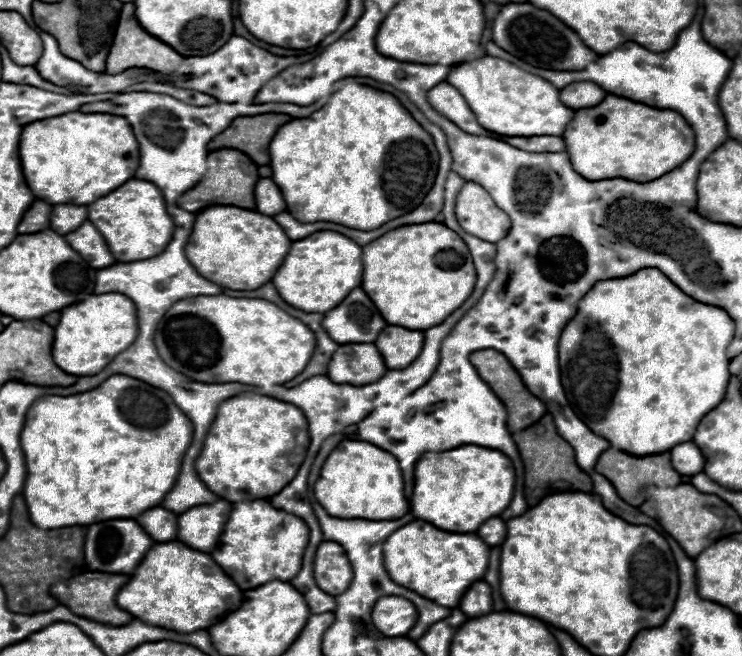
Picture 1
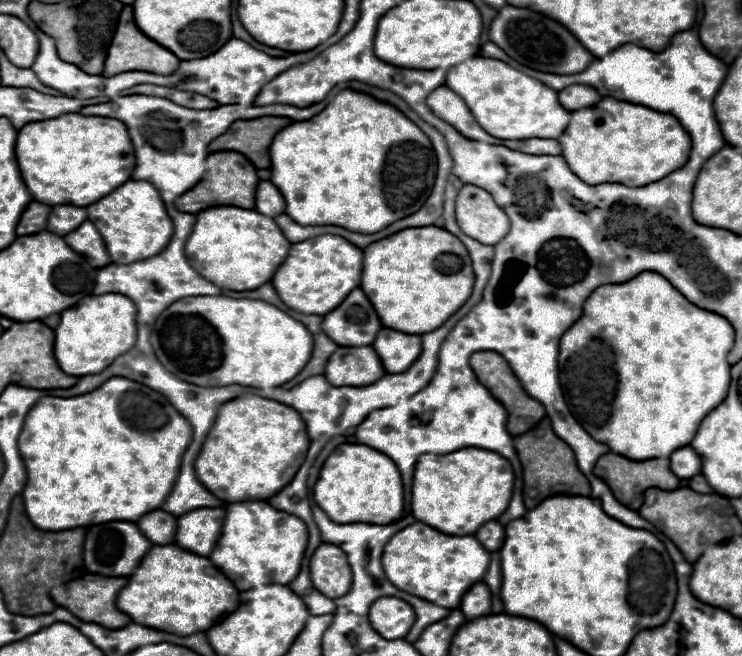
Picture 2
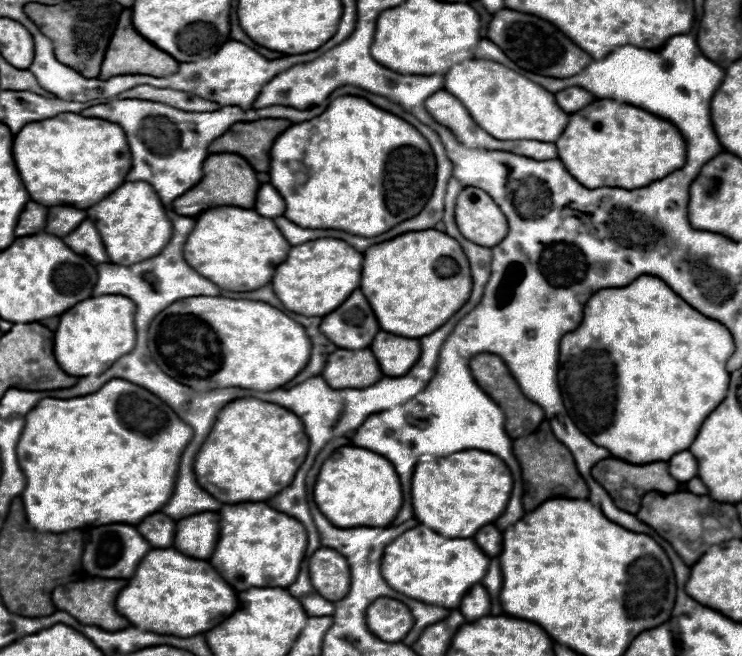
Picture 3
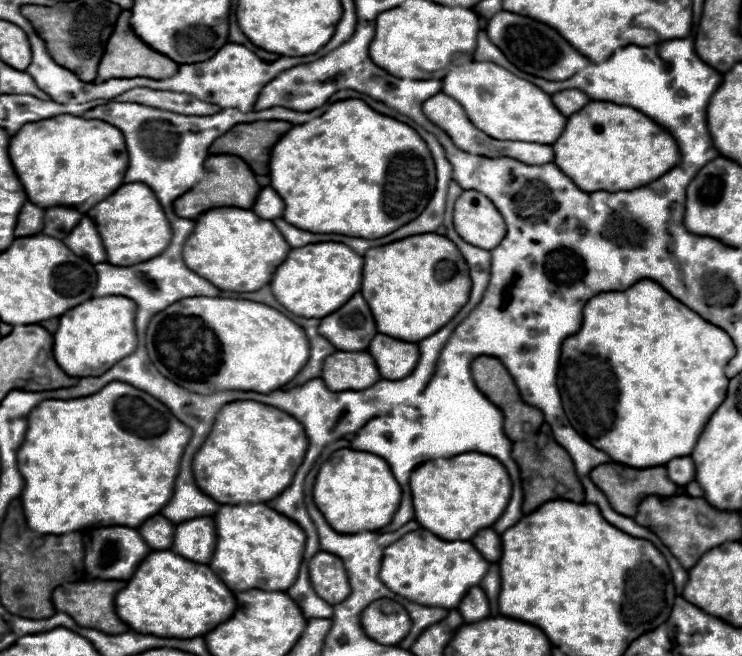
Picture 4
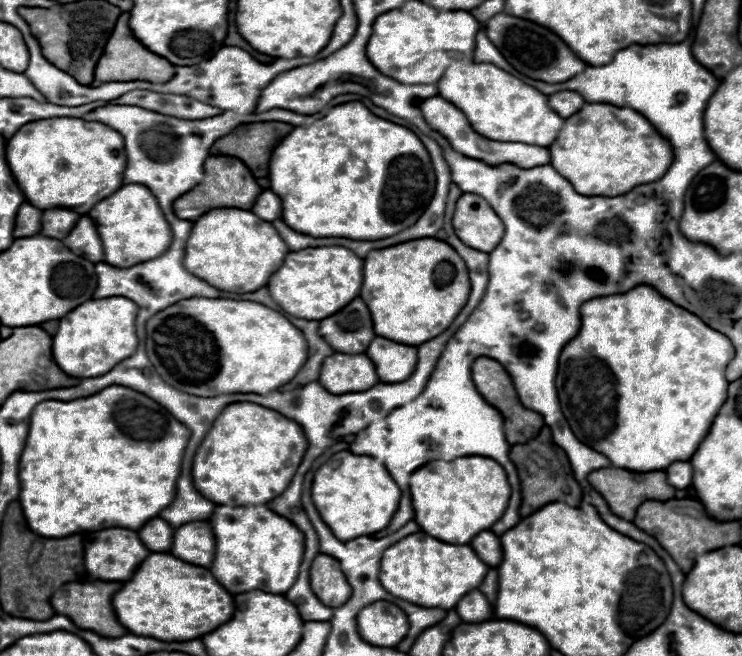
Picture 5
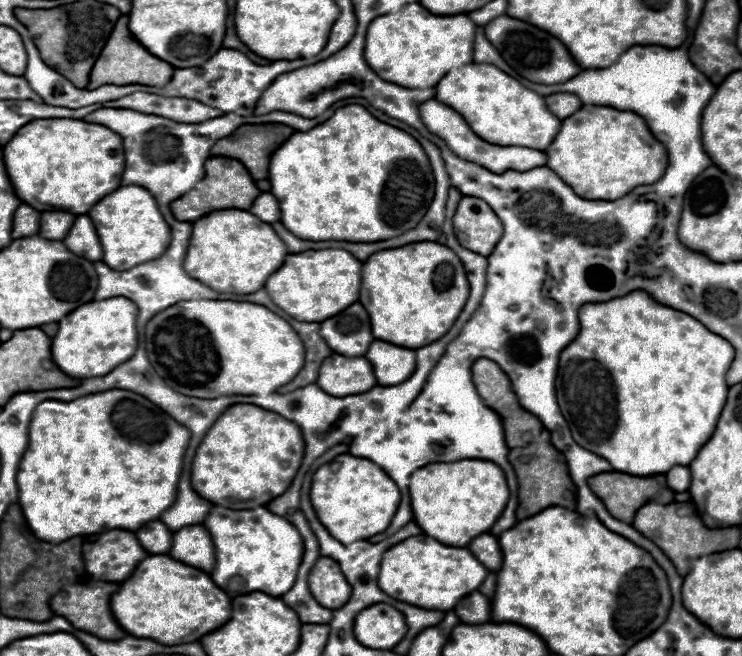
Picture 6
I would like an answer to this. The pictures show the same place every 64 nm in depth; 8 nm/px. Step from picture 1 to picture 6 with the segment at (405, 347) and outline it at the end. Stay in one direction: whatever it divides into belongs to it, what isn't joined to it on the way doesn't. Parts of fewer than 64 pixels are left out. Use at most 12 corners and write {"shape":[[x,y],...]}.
{"shape":[[374,340],[364,354],[380,386],[408,380],[416,350]]}

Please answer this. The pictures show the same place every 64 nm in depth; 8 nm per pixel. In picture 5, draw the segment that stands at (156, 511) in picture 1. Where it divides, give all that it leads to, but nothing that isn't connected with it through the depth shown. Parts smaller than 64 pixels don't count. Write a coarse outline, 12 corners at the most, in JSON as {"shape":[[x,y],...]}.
{"shape":[[152,518],[138,530],[150,552],[170,552],[174,530]]}

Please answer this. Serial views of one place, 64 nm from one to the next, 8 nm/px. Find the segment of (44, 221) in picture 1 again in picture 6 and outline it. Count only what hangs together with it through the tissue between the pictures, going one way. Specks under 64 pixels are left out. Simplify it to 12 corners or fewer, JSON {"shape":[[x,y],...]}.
{"shape":[[16,210],[12,238],[38,234],[40,210]]}

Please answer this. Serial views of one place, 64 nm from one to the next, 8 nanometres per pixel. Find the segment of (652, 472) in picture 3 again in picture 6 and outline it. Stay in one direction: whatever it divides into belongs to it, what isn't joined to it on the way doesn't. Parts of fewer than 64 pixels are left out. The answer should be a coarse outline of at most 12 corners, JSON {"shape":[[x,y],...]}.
{"shape":[[602,472],[588,486],[614,518],[630,524],[636,510],[666,486],[644,478]]}

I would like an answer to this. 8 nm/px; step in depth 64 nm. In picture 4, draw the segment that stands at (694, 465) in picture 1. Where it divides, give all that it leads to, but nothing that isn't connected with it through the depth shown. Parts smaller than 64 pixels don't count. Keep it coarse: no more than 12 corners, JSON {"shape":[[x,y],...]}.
{"shape":[[690,456],[666,464],[668,478],[678,486],[686,486],[696,476]]}

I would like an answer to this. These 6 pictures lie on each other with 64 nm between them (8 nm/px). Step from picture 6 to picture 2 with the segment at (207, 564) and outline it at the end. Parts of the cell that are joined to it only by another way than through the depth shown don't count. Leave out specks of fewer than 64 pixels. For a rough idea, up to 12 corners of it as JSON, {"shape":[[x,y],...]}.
{"shape":[[226,506],[178,518],[176,544],[210,556]]}

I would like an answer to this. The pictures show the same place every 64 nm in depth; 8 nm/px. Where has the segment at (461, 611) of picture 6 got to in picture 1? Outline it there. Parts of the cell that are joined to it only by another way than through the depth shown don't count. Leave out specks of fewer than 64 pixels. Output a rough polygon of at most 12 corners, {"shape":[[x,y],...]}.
{"shape":[[484,580],[472,584],[460,600],[468,618],[490,614],[492,588]]}

